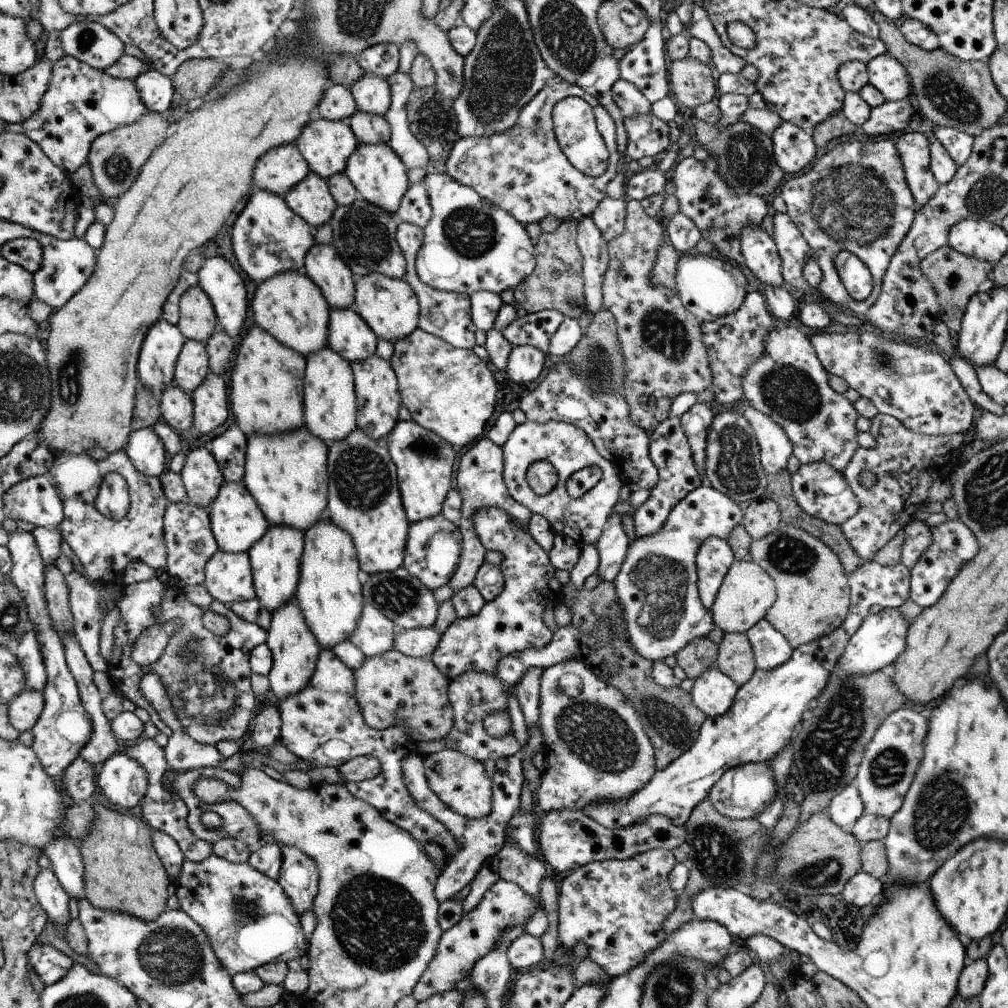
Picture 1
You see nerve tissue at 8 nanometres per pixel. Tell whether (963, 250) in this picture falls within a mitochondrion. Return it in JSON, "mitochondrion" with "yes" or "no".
{"mitochondrion":"no"}

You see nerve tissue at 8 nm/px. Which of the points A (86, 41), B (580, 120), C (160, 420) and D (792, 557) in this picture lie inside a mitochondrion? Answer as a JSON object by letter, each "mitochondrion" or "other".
{"A":"mitochondrion","B":"other","C":"other","D":"mitochondrion"}

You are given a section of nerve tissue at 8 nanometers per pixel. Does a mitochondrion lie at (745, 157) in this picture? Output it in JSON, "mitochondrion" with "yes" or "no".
{"mitochondrion":"yes"}

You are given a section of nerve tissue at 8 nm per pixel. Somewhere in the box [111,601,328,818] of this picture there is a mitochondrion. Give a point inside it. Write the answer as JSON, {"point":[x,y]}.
{"point":[204,691]}

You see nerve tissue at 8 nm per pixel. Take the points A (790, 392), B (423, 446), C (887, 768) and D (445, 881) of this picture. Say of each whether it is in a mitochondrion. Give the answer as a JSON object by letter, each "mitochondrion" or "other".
{"A":"mitochondrion","B":"mitochondrion","C":"mitochondrion","D":"other"}

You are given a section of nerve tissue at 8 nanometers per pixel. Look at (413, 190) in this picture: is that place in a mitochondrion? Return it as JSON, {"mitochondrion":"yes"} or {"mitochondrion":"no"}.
{"mitochondrion":"no"}

